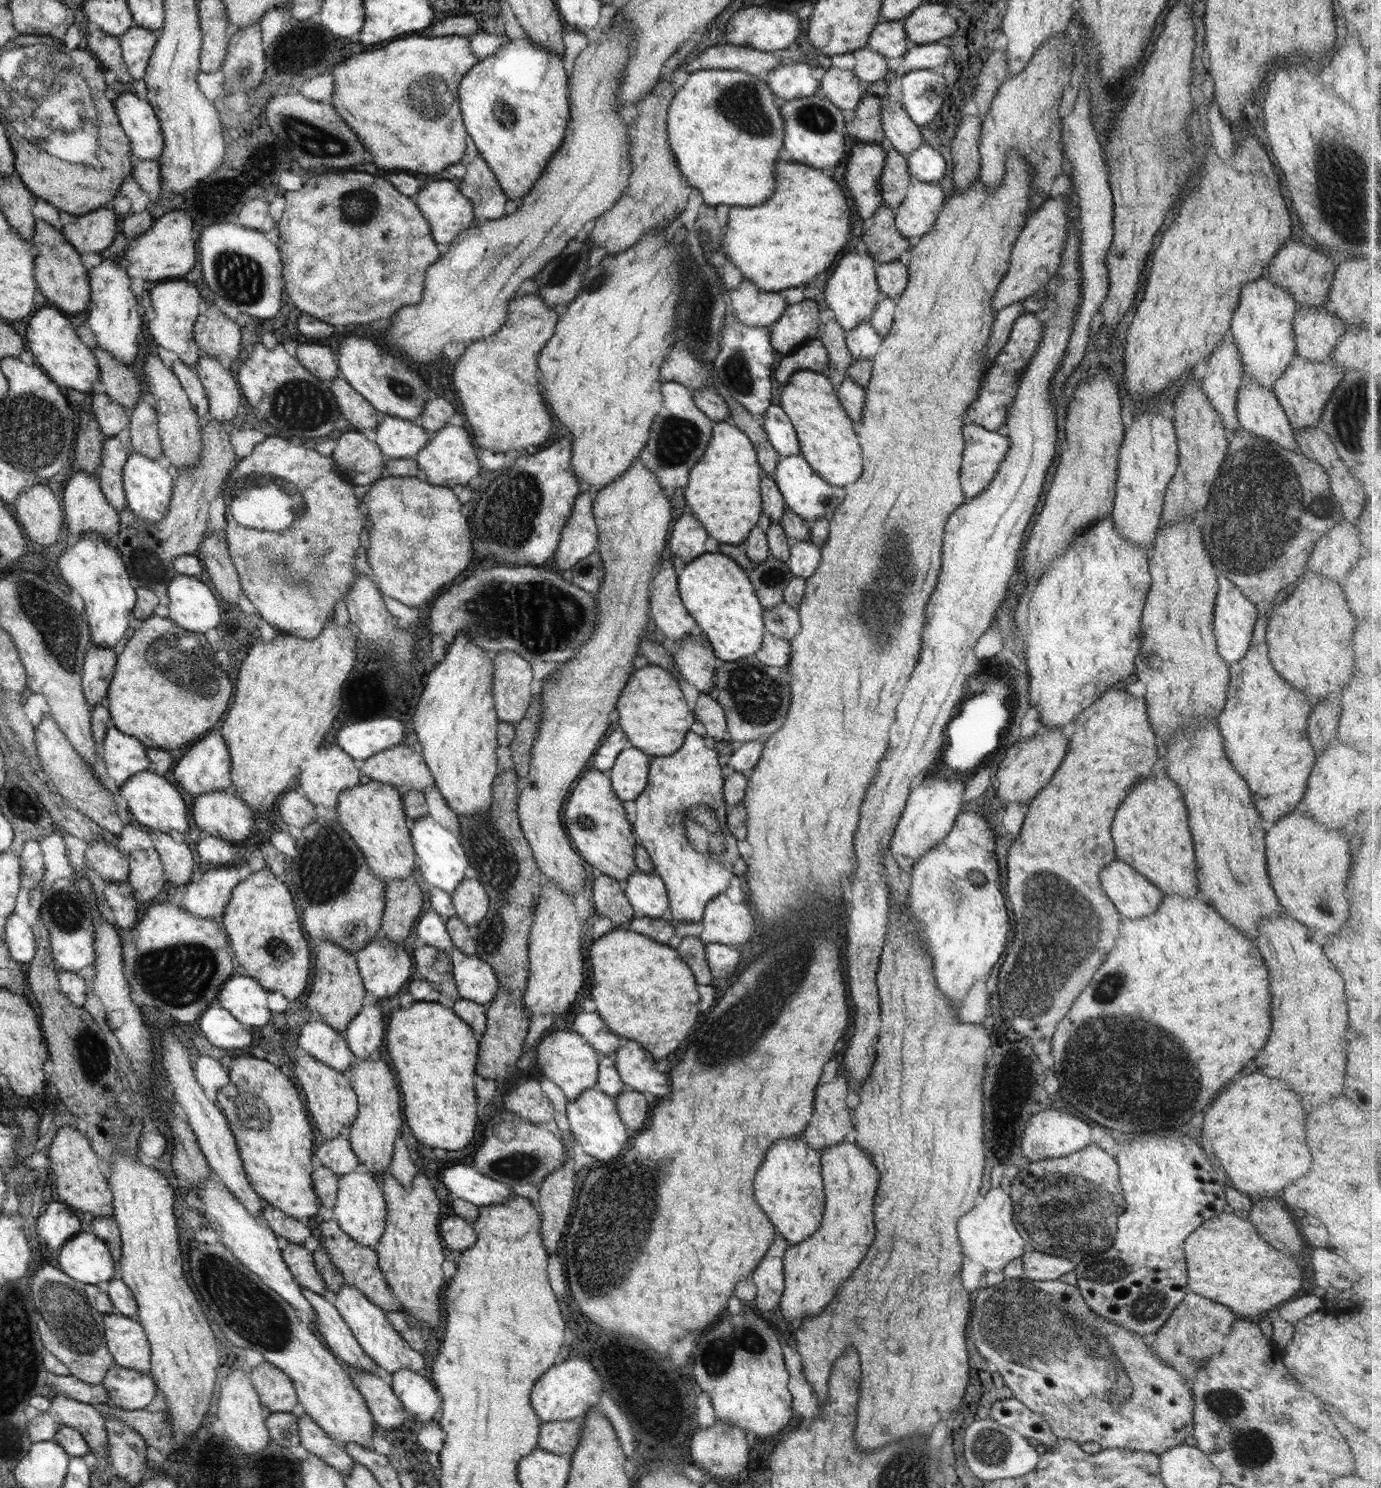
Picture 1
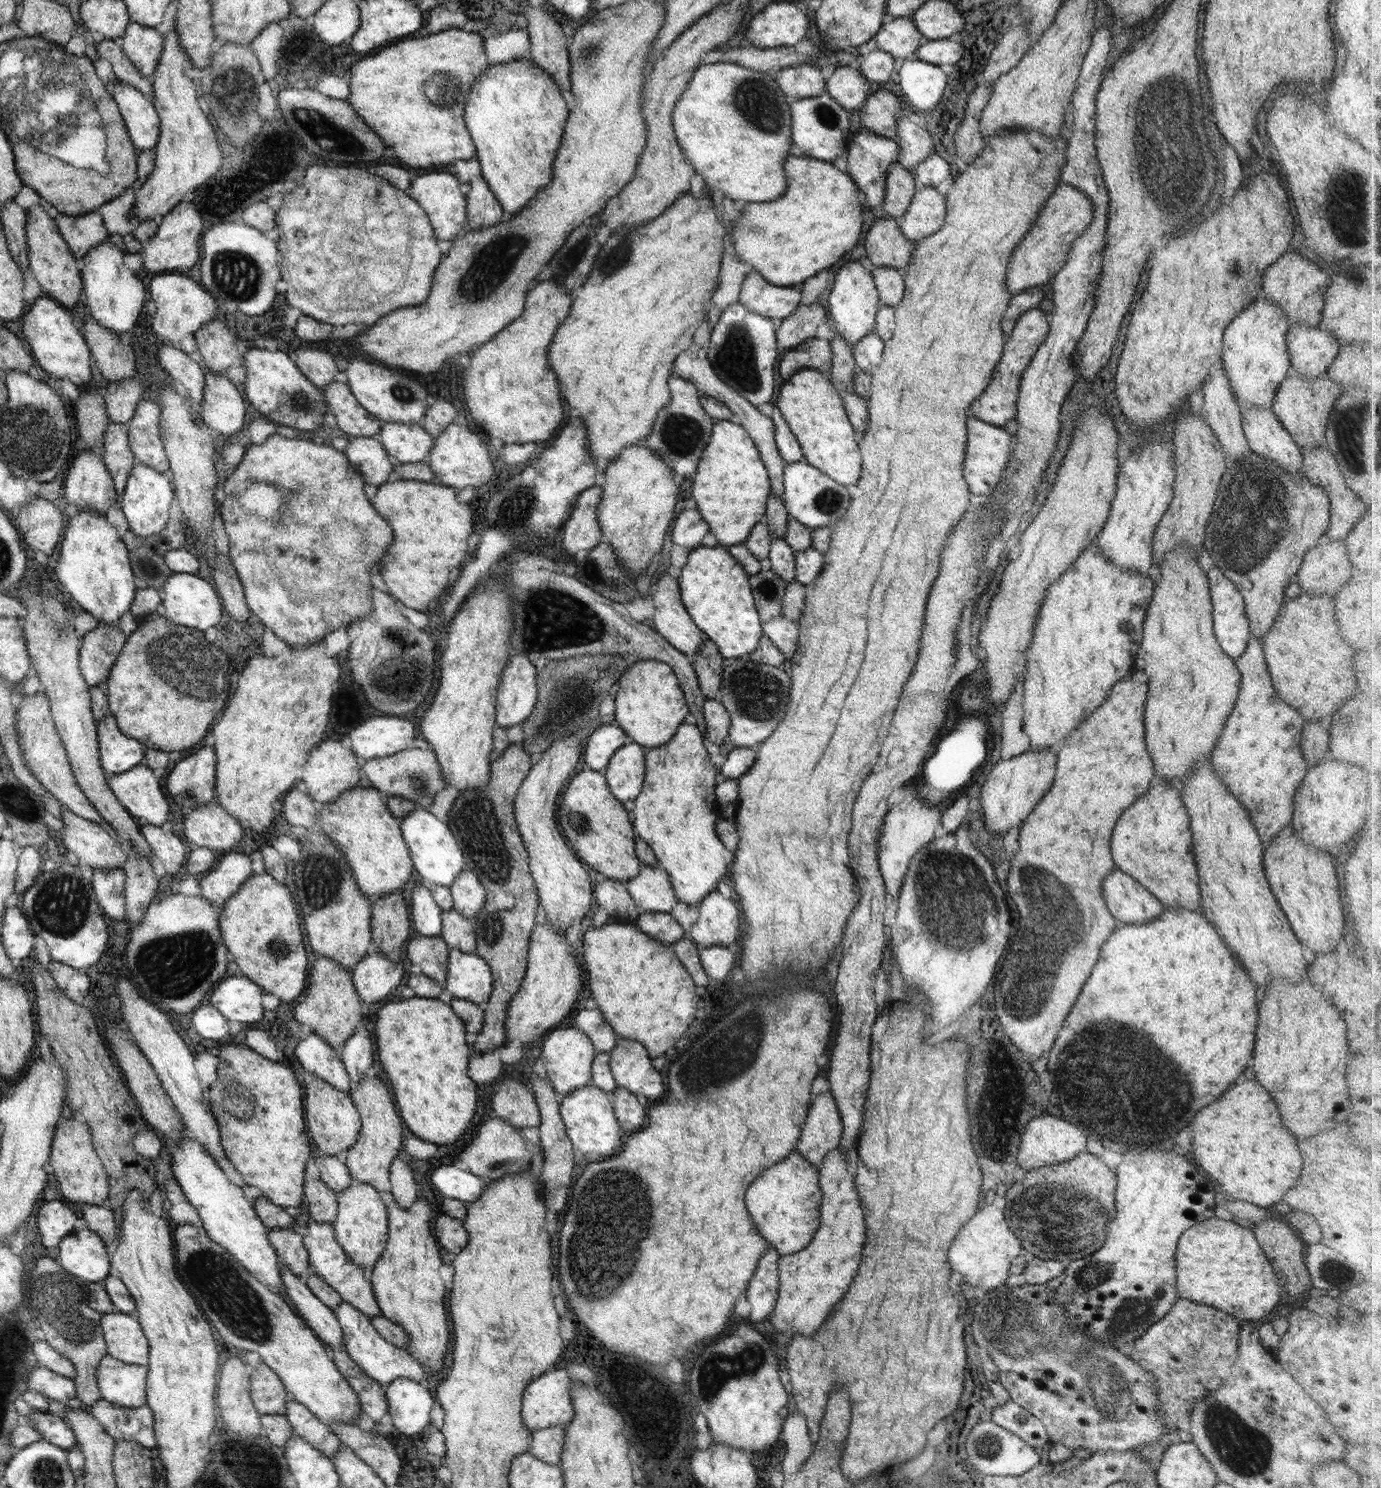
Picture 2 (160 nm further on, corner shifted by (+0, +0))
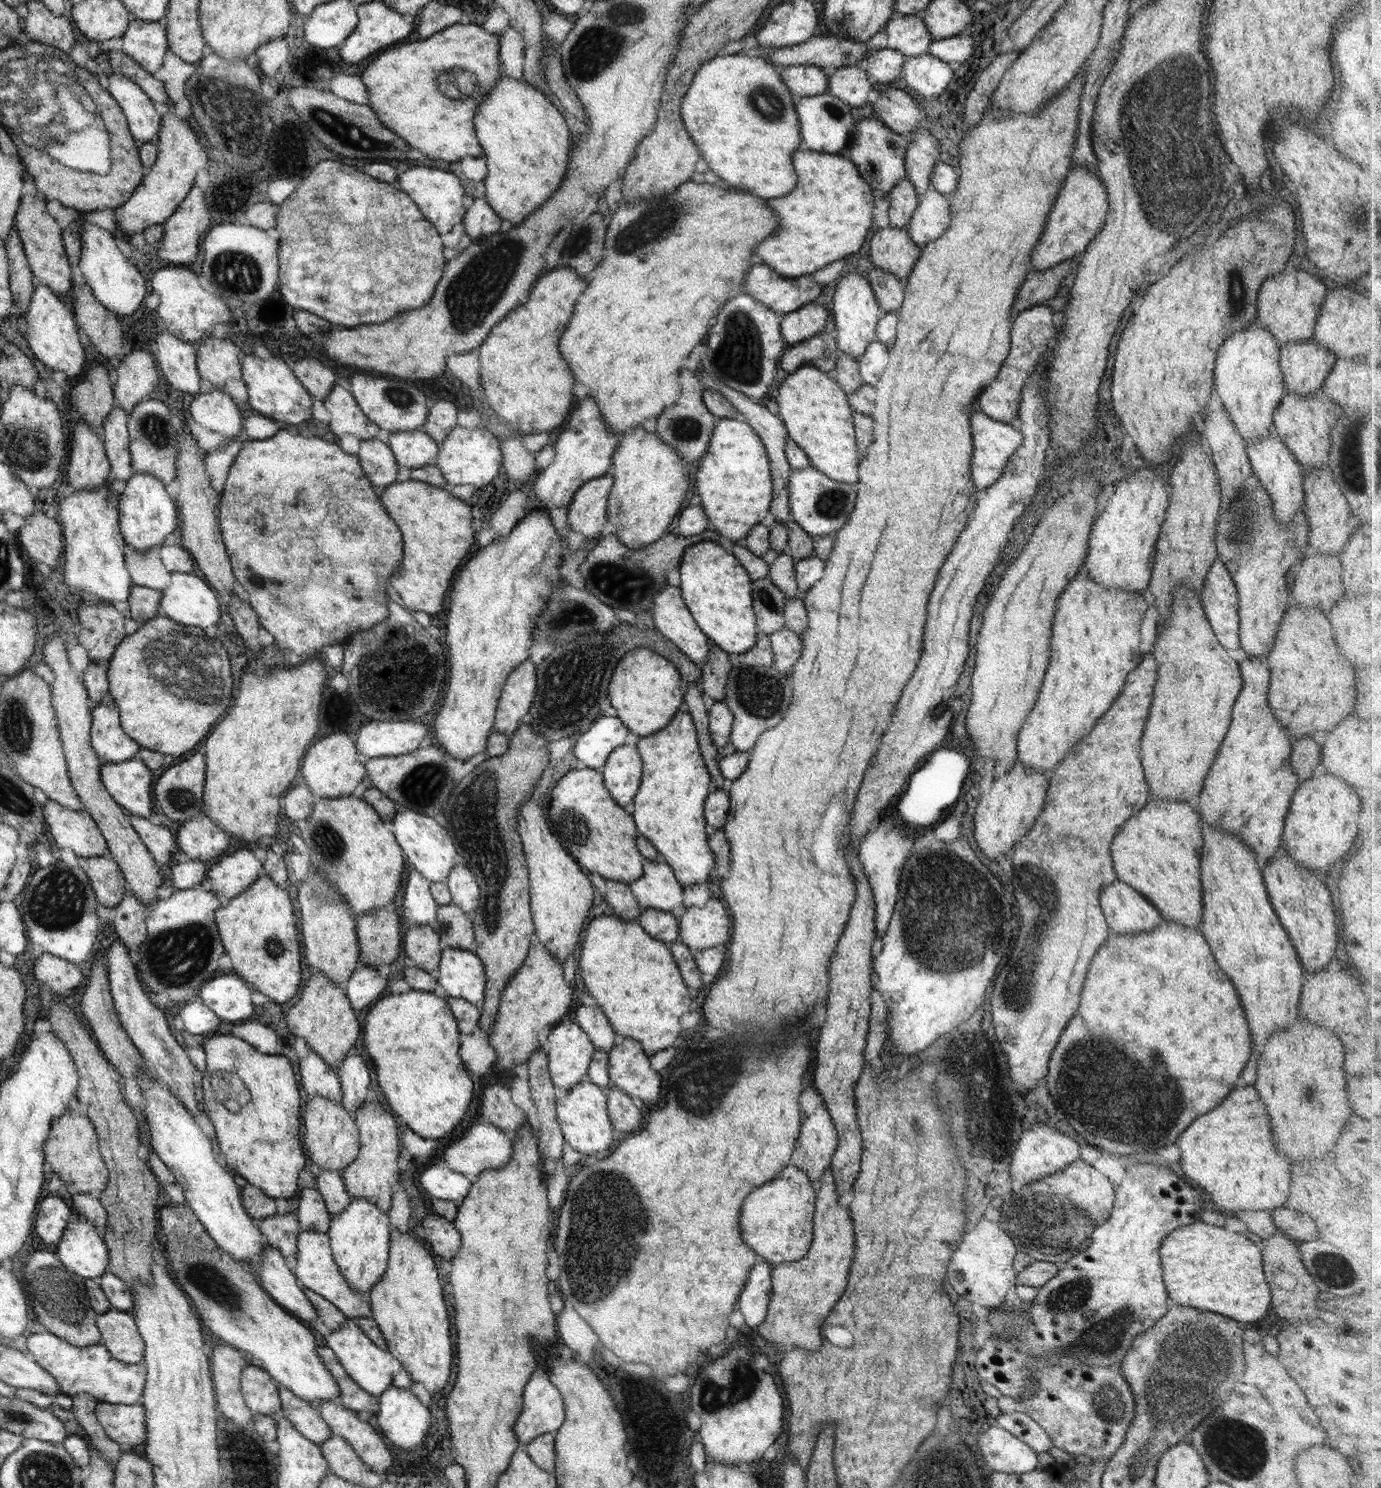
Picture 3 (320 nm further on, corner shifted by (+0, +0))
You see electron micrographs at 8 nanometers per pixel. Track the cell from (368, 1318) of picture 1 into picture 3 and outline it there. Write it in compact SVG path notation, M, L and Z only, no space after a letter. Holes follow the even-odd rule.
M347 1318L340 1328L325 1336L325 1339L326 1346L334 1351L342 1366L347 1370L348 1376L372 1396L379 1397L392 1386L410 1389L414 1382L411 1373L403 1366L403 1363L391 1351L380 1347L368 1338L368 1335L351 1321L351 1318Z

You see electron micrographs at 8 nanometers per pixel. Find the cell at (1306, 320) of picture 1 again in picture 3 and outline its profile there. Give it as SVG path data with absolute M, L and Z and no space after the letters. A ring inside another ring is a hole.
M1311 338L1287 342L1279 350L1279 365L1288 394L1313 396L1337 361L1336 355Z

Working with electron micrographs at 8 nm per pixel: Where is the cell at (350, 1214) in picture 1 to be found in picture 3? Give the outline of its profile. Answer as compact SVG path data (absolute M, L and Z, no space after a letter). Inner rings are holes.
M353 1199L340 1214L332 1216L326 1233L331 1237L331 1250L343 1277L366 1296L379 1284L390 1265L391 1225L387 1213L374 1202Z

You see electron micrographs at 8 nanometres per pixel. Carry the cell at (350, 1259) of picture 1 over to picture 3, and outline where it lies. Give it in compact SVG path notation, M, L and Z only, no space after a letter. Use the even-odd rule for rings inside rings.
M301 1230L298 1236L298 1254L296 1254L296 1266L294 1266L300 1285L305 1290L313 1290L316 1294L329 1300L347 1318L371 1317L372 1309L367 1297L355 1290L340 1272L339 1264L336 1264L334 1253L331 1250L331 1237L327 1233L314 1230Z

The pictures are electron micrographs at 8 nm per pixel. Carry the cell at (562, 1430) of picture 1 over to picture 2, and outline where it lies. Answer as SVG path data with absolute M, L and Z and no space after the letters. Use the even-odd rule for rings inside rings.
M565 1425L536 1430L532 1435L529 1452L544 1462L560 1464Z

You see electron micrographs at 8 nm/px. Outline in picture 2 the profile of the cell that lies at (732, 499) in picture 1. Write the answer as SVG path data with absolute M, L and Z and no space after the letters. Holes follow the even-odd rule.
M715 420L712 435L698 462L698 474L694 476L692 498L698 502L702 518L710 524L717 542L742 565L749 574L758 574L763 567L743 542L755 524L764 518L768 499L771 497L769 472L762 462L759 450L741 423Z

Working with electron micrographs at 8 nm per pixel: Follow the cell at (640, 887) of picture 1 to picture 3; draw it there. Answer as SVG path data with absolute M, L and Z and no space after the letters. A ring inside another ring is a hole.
M645 836L636 837L636 846L646 858L640 878L627 883L643 909L671 912L682 906L683 887L675 877L673 868L665 862L664 856Z

